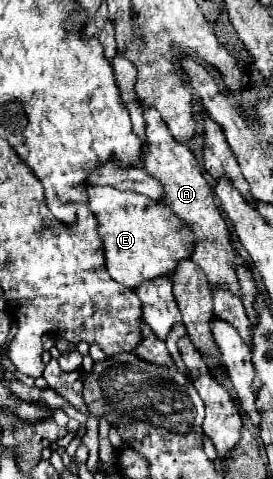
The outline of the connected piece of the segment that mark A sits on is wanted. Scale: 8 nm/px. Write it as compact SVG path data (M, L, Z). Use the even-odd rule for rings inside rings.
M142 108L144 122L146 122L146 144L142 150L142 166L144 170L154 176L166 188L166 200L160 200L166 204L176 216L182 216L190 228L194 228L194 236L198 236L198 248L194 248L194 256L190 256L206 274L210 286L226 286L232 290L232 294L240 296L238 292L238 278L234 272L236 264L236 252L232 248L230 230L224 222L219 207L214 204L212 190L202 176L202 168L198 166L196 156L190 152L188 146L178 144L162 124L162 118L158 116L156 108Z

